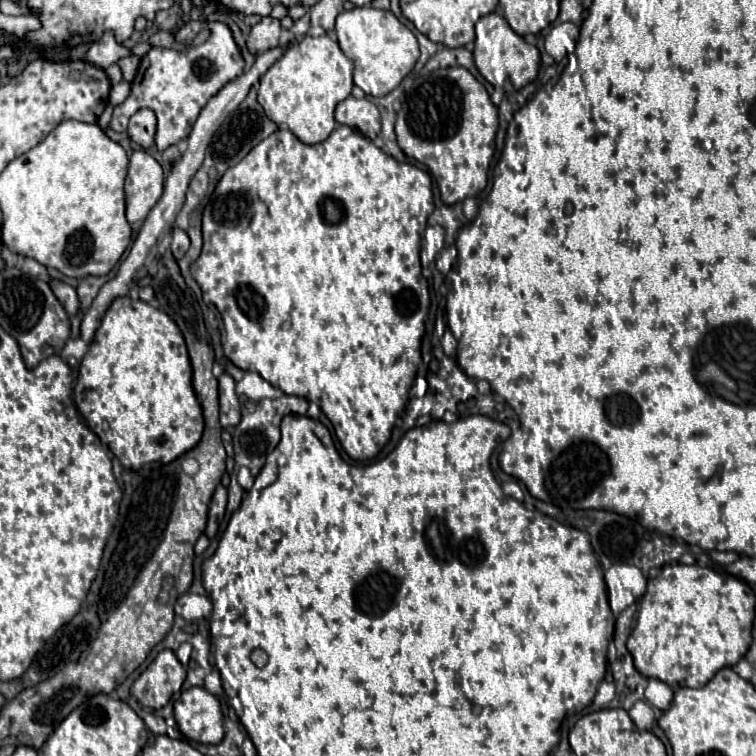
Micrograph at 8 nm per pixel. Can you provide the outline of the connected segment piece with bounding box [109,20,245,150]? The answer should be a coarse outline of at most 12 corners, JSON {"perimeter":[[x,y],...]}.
{"perimeter":[[189,20],[189,50],[153,46],[109,128],[157,114],[155,144],[187,138],[201,108],[243,74],[225,22]]}

